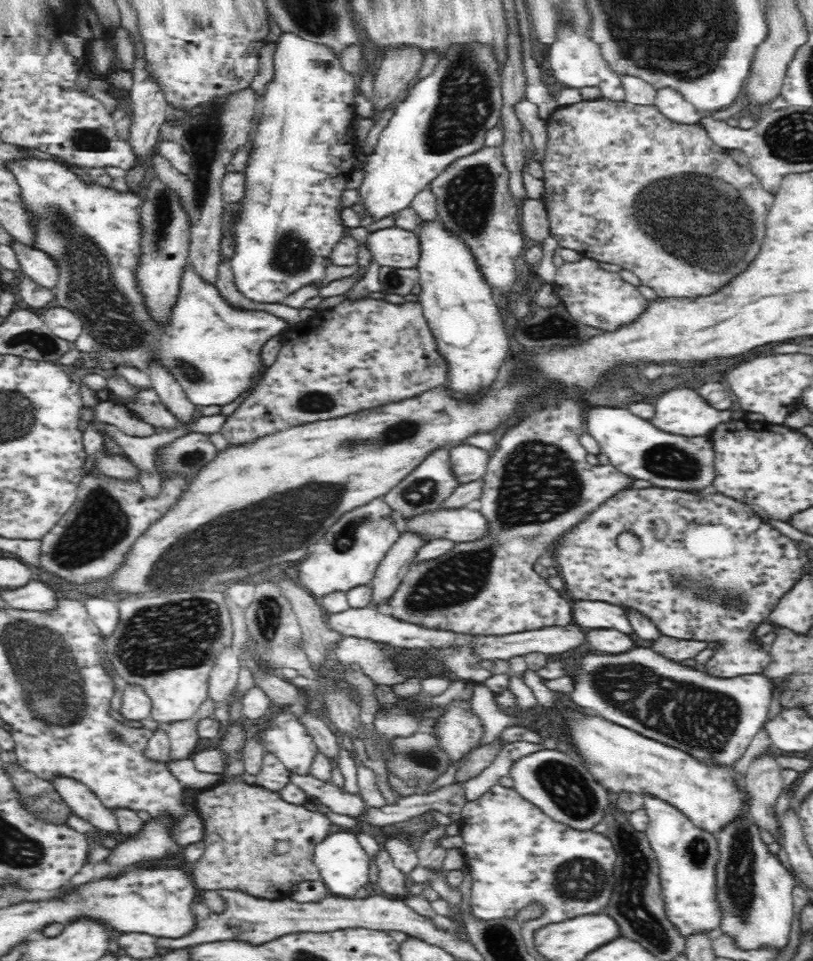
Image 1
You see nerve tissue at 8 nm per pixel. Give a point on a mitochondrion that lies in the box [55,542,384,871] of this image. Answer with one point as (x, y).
(184, 634)

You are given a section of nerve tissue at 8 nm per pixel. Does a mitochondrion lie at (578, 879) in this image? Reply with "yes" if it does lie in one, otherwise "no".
yes

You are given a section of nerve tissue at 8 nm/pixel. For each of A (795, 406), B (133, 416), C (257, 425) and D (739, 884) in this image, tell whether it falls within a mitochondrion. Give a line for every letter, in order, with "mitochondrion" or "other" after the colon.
A: other
B: other
C: other
D: mitochondrion

